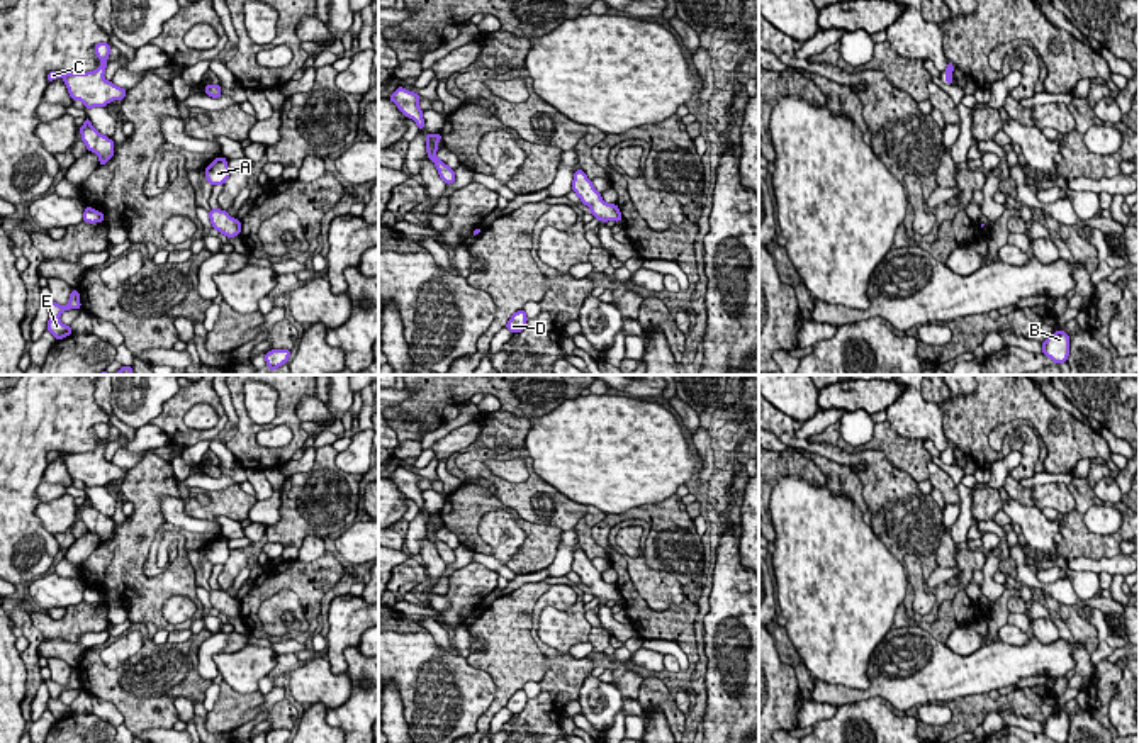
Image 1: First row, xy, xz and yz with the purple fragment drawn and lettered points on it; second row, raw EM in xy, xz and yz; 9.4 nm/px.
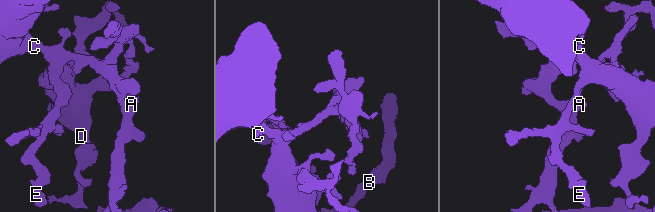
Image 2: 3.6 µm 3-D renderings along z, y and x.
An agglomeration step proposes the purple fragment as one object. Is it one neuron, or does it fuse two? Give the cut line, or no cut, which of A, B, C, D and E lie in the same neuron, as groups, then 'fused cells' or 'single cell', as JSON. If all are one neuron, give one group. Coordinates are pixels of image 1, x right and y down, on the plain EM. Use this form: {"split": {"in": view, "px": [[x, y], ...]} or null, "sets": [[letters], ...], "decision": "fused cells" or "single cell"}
{"split": null, "sets": [["A", "B", "C", "D", "E"]], "decision": "single cell"}

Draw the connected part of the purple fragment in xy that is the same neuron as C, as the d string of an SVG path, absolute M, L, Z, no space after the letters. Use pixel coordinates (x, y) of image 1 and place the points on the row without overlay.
M98 422L93 426L95 436L102 439L100 446L95 451L87 453L65 453L65 451L49 451L48 463L63 458L68 473L73 480L85 483L85 489L107 487L112 480L124 480L127 470L107 461L104 458L107 439L110 434L110 424Z

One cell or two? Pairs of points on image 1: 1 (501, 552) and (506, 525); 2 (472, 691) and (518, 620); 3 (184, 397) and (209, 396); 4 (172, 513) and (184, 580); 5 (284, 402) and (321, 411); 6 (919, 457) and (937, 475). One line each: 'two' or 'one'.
1: one
2: two
3: one
4: two
5: two
6: two

